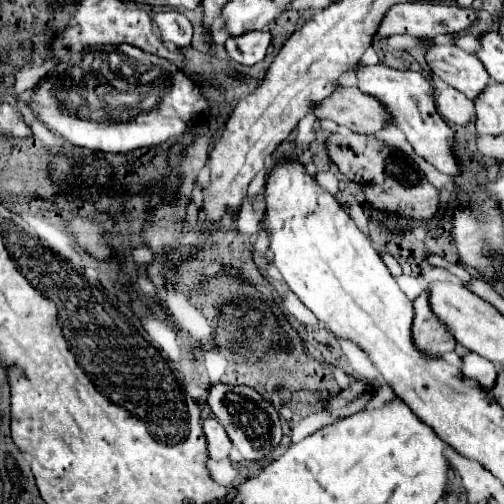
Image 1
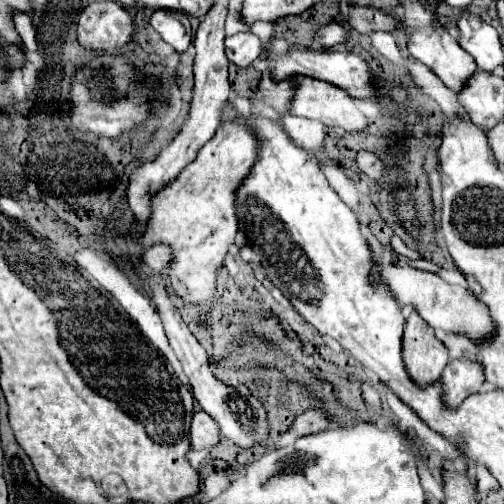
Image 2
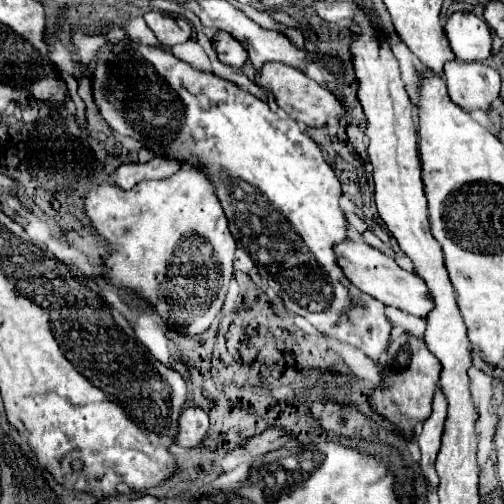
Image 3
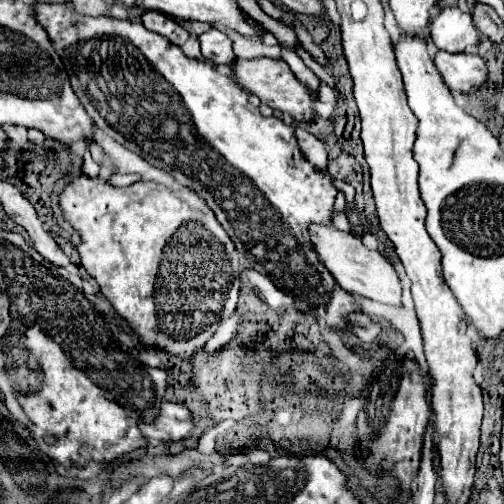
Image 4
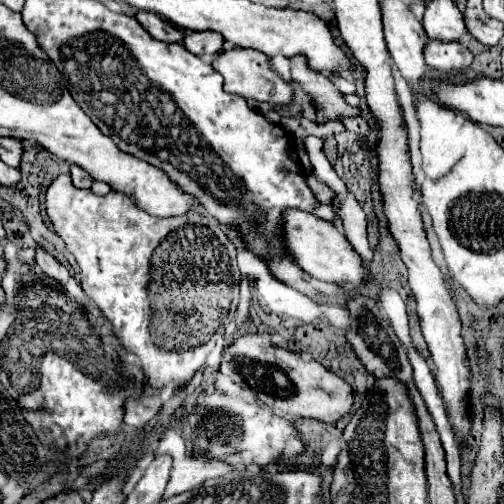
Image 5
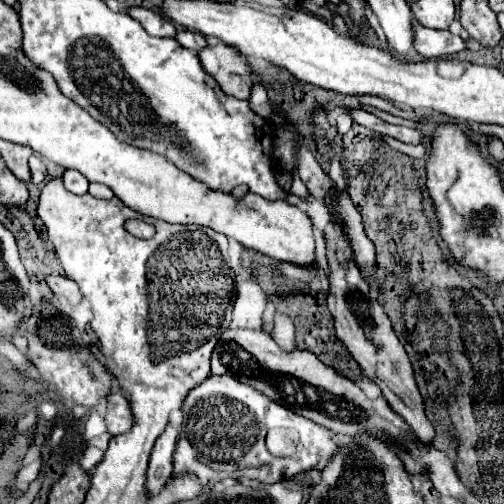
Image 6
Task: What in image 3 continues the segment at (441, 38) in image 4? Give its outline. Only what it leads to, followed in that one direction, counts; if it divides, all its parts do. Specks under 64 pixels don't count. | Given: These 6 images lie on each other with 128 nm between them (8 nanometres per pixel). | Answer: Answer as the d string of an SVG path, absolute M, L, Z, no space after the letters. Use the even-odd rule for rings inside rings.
M454 12L444 24L448 44L462 62L482 62L490 56L490 28L472 12Z

